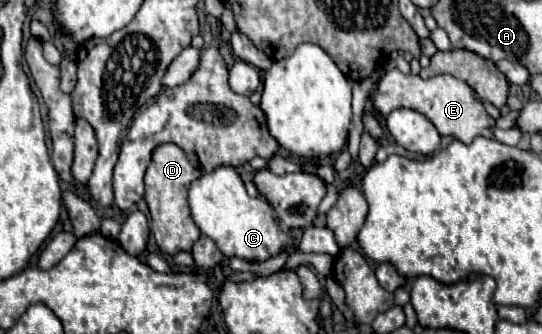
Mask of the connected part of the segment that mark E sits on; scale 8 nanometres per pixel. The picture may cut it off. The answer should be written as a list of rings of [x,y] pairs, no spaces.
[[[399,69],[385,71],[385,75],[377,83],[377,89],[369,97],[369,103],[373,113],[381,117],[387,117],[395,107],[407,107],[419,111],[435,125],[439,135],[453,135],[463,143],[471,143],[471,139],[479,135],[493,137],[495,121],[487,115],[483,105],[477,101],[471,87],[467,87],[467,83],[451,75],[435,75],[429,79],[421,79],[419,75],[405,75]]]

